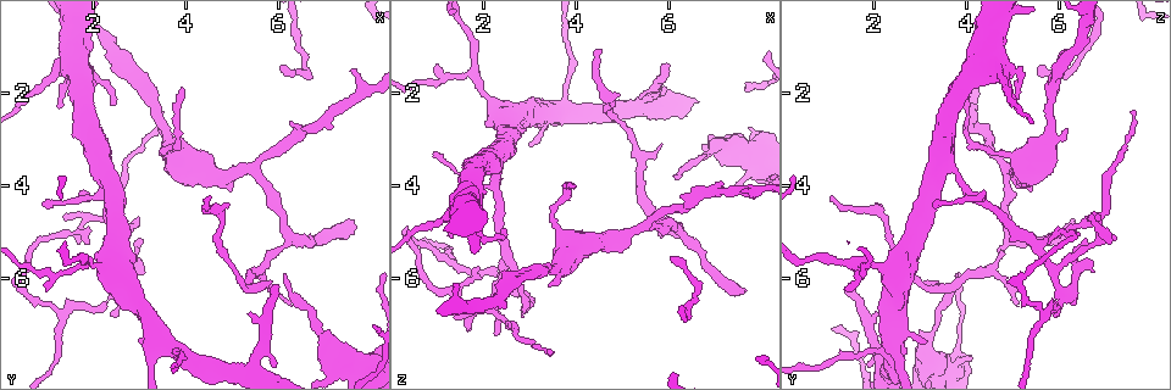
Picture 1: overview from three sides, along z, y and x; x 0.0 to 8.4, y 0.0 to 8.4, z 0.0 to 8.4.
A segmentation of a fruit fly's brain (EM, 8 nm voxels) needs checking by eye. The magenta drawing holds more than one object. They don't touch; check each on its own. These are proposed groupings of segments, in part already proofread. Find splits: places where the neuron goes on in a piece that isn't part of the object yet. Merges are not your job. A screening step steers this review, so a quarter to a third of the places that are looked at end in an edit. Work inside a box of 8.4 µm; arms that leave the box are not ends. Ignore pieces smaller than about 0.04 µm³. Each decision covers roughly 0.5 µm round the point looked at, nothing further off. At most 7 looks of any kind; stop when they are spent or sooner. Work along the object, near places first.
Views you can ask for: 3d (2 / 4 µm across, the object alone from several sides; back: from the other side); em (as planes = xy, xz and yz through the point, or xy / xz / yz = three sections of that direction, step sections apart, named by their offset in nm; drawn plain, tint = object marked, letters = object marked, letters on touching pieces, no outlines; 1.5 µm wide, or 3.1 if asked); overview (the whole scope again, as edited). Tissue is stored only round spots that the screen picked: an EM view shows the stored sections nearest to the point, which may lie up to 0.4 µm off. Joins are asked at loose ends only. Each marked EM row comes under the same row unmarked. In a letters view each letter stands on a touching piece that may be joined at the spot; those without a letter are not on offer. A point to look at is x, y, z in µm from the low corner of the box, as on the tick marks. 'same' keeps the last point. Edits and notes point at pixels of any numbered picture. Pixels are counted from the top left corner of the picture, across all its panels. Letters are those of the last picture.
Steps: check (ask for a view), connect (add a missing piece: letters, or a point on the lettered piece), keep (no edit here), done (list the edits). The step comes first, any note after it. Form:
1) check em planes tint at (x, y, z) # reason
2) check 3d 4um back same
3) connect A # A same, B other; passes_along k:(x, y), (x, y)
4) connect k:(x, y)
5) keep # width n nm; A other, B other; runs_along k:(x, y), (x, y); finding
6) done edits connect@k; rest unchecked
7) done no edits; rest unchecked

check 3d 4um at (7.55, 4.75, 6.35) # an open end

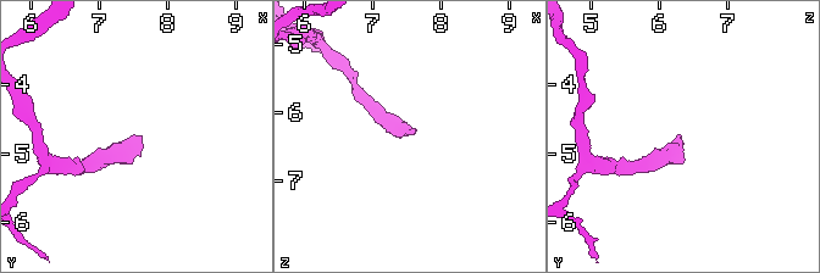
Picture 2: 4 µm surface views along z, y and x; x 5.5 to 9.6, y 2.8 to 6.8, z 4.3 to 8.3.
check em planes tint at (7.55, 4.70, 6.35)

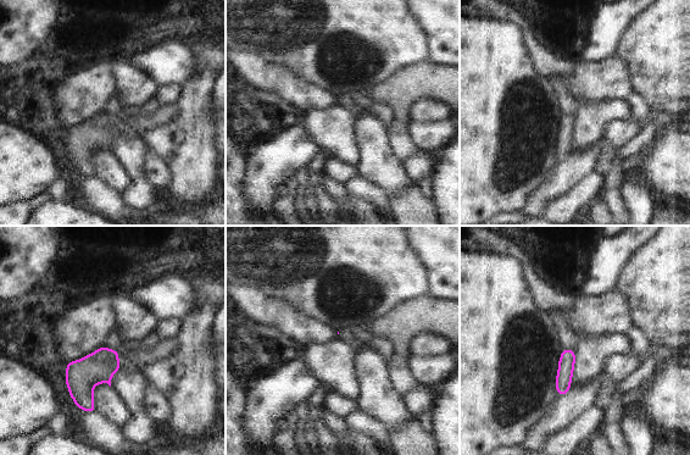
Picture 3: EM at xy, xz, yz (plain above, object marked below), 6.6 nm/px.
check em planes letters same # see the neighbours

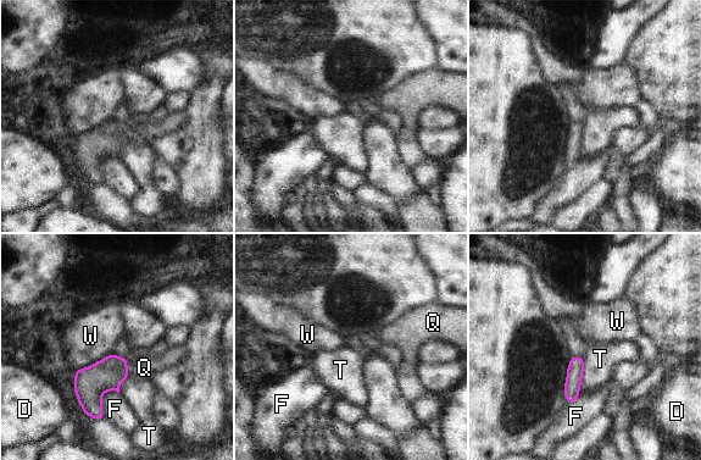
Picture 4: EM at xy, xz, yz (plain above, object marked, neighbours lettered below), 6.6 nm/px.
connect 4:(144, 367) # D other, F other, Q same, T other, W other; passes_along 4:(92, 382), (126, 367), (144, 367); the neuron continues

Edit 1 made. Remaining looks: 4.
check 3d 2um at (5.95, 6.10, 1.45) # an open end

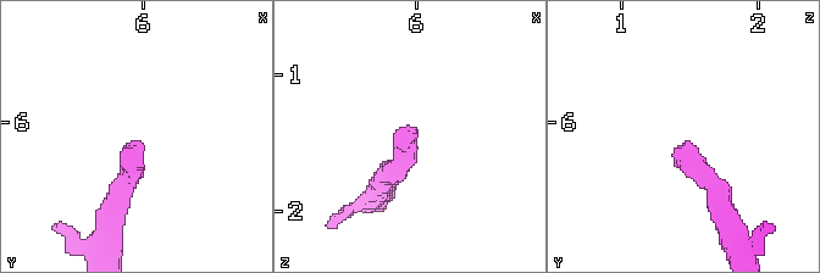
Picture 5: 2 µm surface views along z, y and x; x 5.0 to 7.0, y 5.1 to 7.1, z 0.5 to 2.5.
check em planes letters at (5.92, 6.12, 1.46)

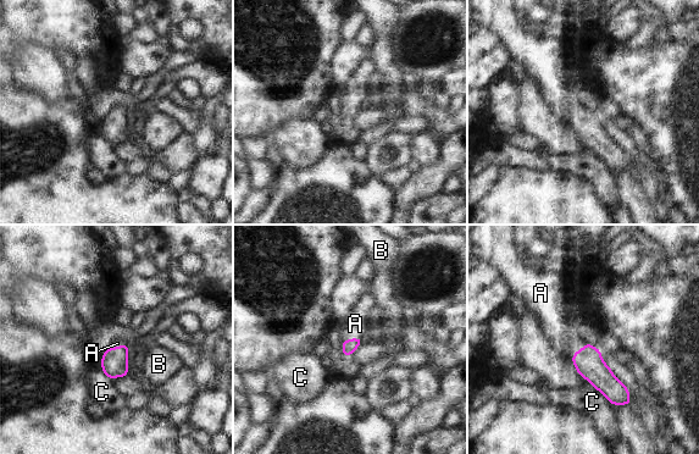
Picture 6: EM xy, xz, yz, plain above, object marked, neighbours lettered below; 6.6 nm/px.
connect 6:(355, 324) # A same, B other, C other; passes_along 6:(349, 345), (351, 339), (355, 324); the neuron continues

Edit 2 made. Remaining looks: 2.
check overview

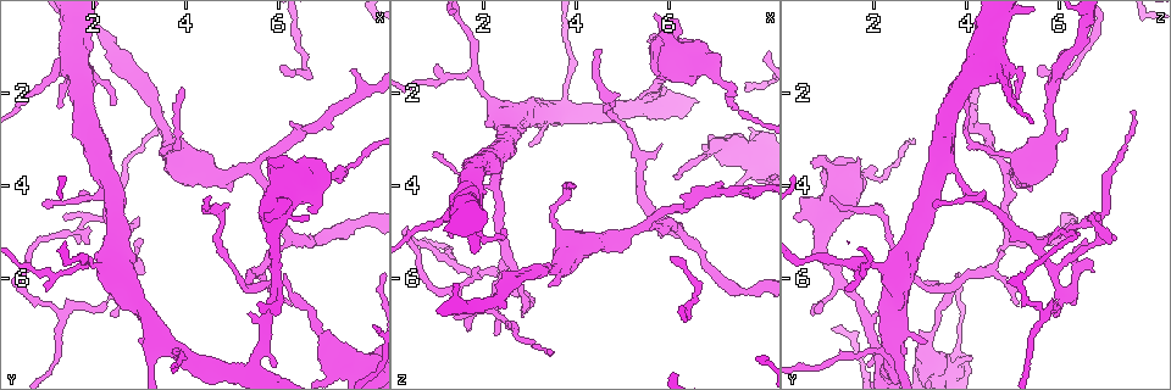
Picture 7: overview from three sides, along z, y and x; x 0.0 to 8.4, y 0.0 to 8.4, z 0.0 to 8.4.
check em planes letters at (5.95, 7.90, 1.95) # an open end

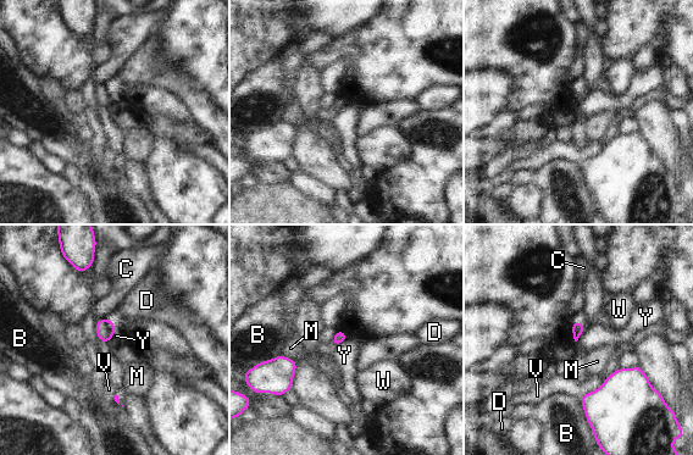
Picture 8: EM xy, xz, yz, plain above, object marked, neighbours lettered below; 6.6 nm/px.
keep # B other, C other, D other, M other, V other, W other, Y other; border 8:(586, 329), (576, 342); none of them fits

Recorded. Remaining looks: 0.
done edits connect@4, connect@6; rest unchecked

